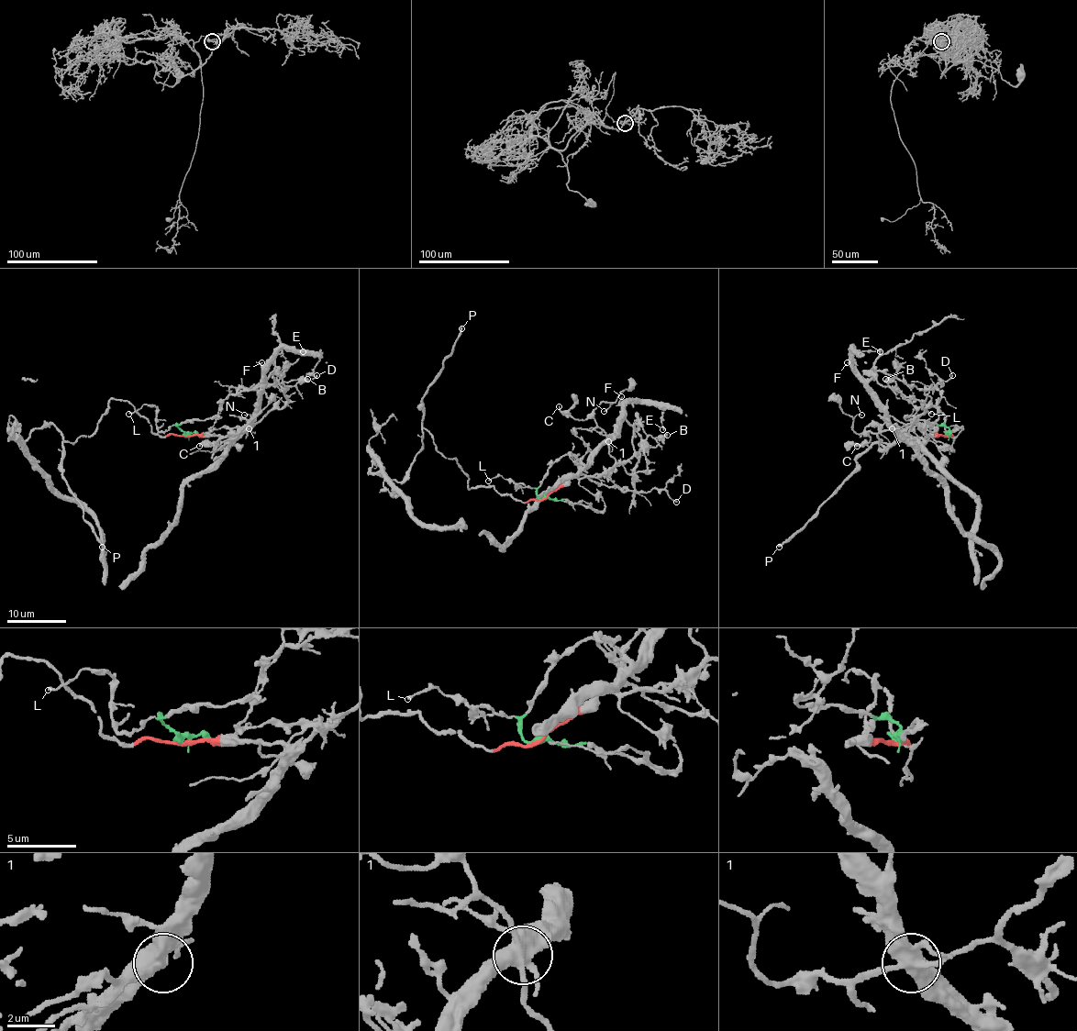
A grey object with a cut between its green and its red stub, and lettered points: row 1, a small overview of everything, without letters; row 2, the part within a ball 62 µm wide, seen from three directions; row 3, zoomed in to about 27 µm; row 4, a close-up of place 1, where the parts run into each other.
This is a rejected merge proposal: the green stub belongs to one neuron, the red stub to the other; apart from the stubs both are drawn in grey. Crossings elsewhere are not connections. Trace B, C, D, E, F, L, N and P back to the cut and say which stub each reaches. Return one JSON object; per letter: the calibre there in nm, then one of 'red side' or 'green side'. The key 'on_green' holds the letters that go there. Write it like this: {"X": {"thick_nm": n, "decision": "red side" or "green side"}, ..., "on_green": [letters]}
{"B": {"thick_nm": 400, "decision": "red side"}, "C": {"thick_nm": 150, "decision": "red side"}, "D": {"thick_nm": 180, "decision": "green side"}, "E": {"thick_nm": 200, "decision": "green side"}, "F": {"thick_nm": 140, "decision": "green side"}, "L": {"thick_nm": 170, "decision": "green side"}, "N": {"thick_nm": 130, "decision": "red side"}, "P": {"thick_nm": 280, "decision": "red side"}, "on_green": ["D", "E", "F", "L"]}

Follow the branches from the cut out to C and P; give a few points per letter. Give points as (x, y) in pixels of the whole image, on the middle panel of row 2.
C: (545, 497), (574, 477), (600, 477), (615, 463), (608, 453), (607, 434), (594, 419), (574, 419), (558, 406)
P: (545, 497), (526, 502), (492, 487), (470, 489), (468, 475), (422, 425), (422, 397), (462, 327)

